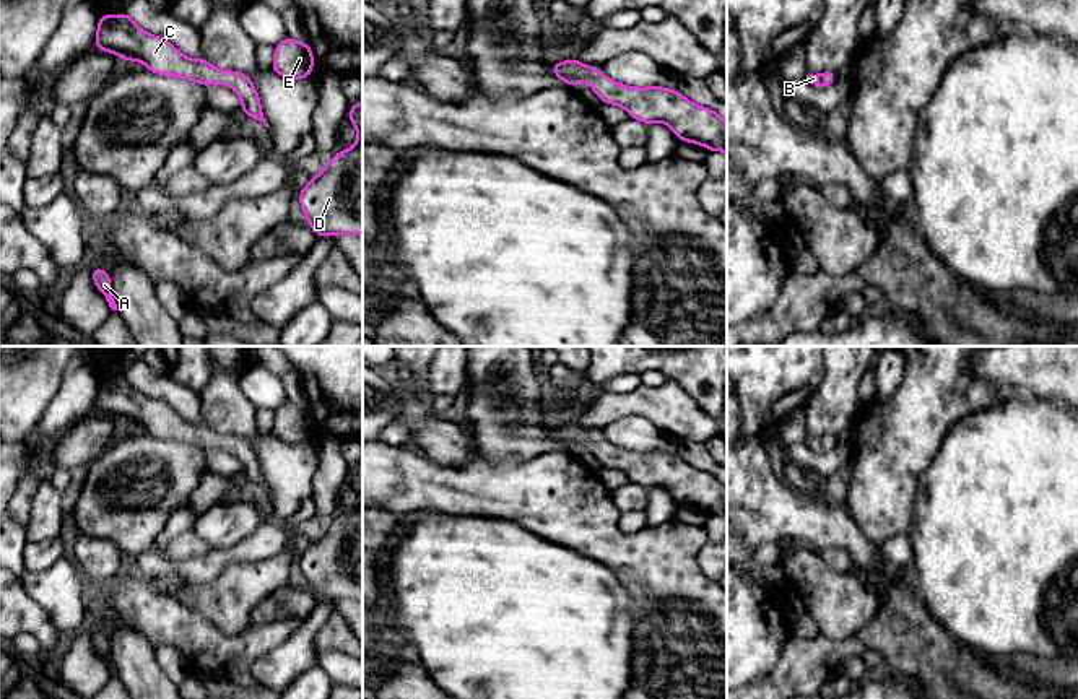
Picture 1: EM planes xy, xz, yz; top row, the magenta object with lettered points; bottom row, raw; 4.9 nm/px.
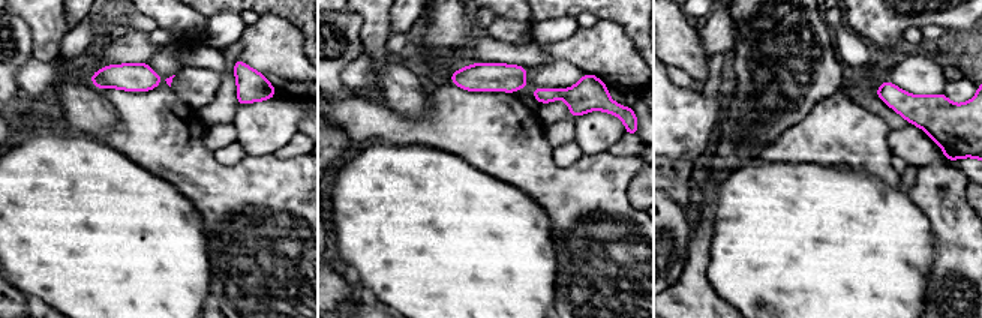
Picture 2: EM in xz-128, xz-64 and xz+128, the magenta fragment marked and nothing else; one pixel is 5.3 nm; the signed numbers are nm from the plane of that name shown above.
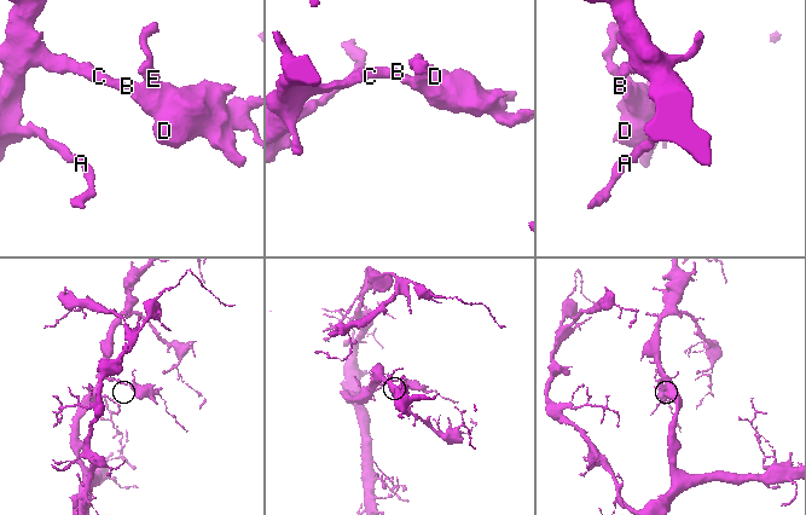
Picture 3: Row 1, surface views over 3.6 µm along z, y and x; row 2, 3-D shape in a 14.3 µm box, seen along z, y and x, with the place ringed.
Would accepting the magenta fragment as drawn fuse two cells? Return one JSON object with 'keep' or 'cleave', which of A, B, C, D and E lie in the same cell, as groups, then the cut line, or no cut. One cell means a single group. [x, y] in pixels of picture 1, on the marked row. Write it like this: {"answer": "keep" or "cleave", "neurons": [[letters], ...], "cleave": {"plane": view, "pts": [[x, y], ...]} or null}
{"answer": "keep", "neurons": [["A", "B", "C", "D", "E"]], "cleave": null}

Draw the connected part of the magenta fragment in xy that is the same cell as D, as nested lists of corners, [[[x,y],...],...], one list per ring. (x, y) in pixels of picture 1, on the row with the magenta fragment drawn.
[[[363,101],[353,104],[348,119],[358,128],[358,141],[333,154],[299,193],[307,224],[319,237],[363,234]]]

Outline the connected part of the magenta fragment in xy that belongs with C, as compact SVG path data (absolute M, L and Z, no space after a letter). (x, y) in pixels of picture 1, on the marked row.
M128 13L99 16L94 47L112 52L124 62L143 62L153 73L185 78L205 88L213 83L231 86L242 101L242 114L263 122L268 128L260 109L259 93L247 75L218 70L203 57L198 60L185 57L163 37L138 28Z

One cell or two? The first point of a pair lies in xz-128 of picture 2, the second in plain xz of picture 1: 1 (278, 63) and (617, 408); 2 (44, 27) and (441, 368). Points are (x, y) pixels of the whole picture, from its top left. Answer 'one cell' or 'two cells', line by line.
1: one cell
2: two cells

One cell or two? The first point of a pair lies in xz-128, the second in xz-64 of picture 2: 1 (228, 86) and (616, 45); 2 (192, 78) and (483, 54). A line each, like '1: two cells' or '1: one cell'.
1: two cells
2: two cells

